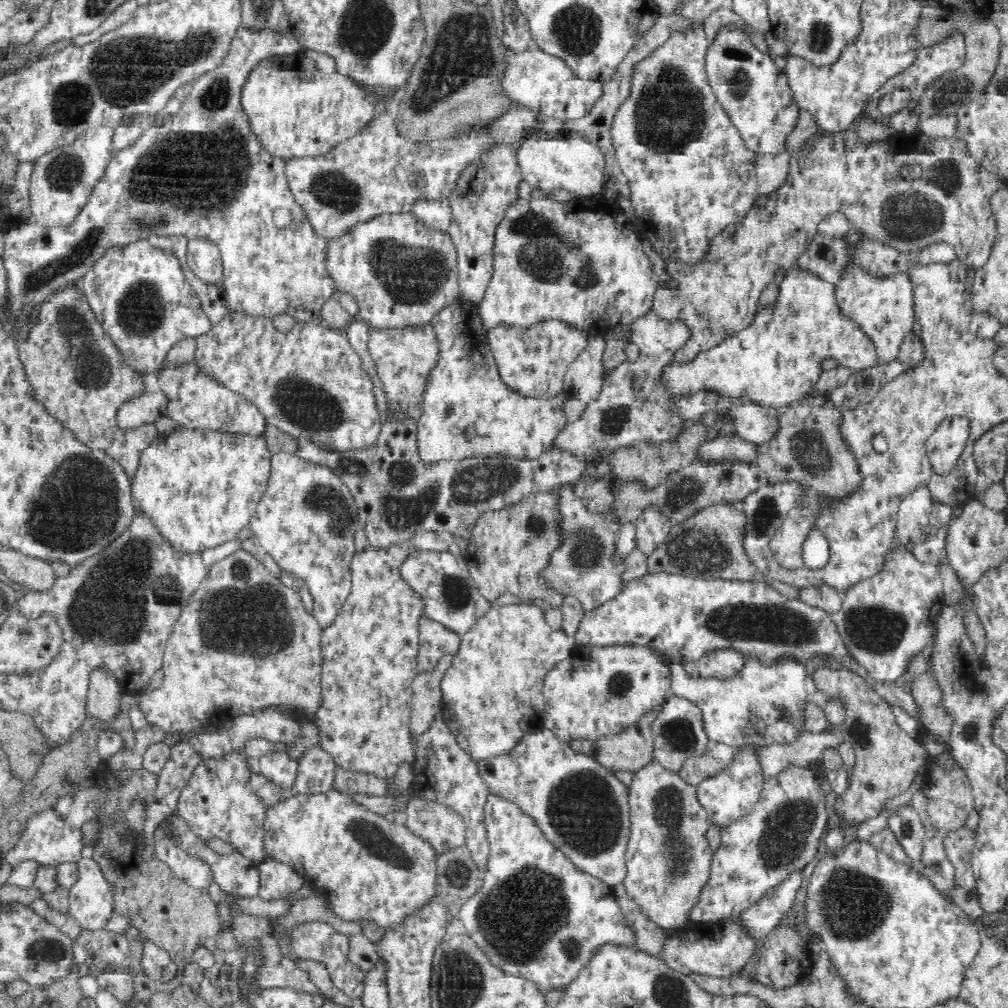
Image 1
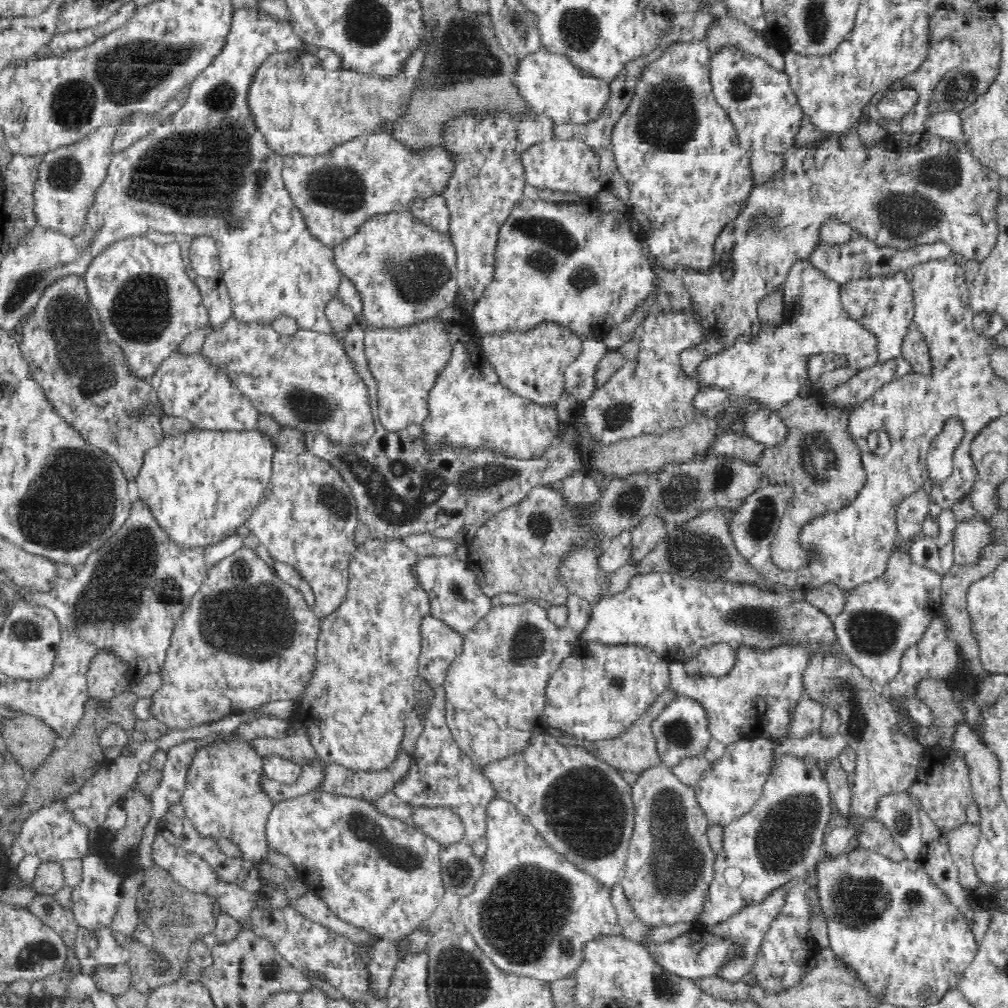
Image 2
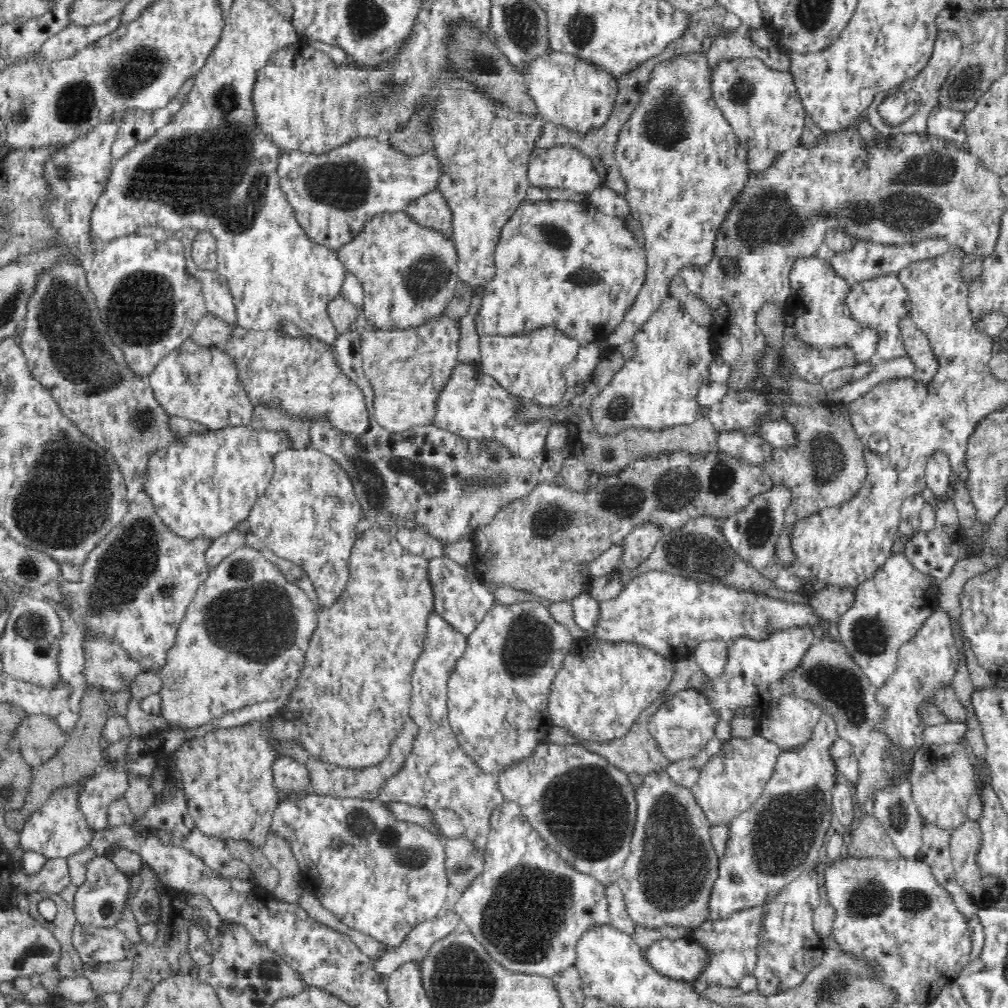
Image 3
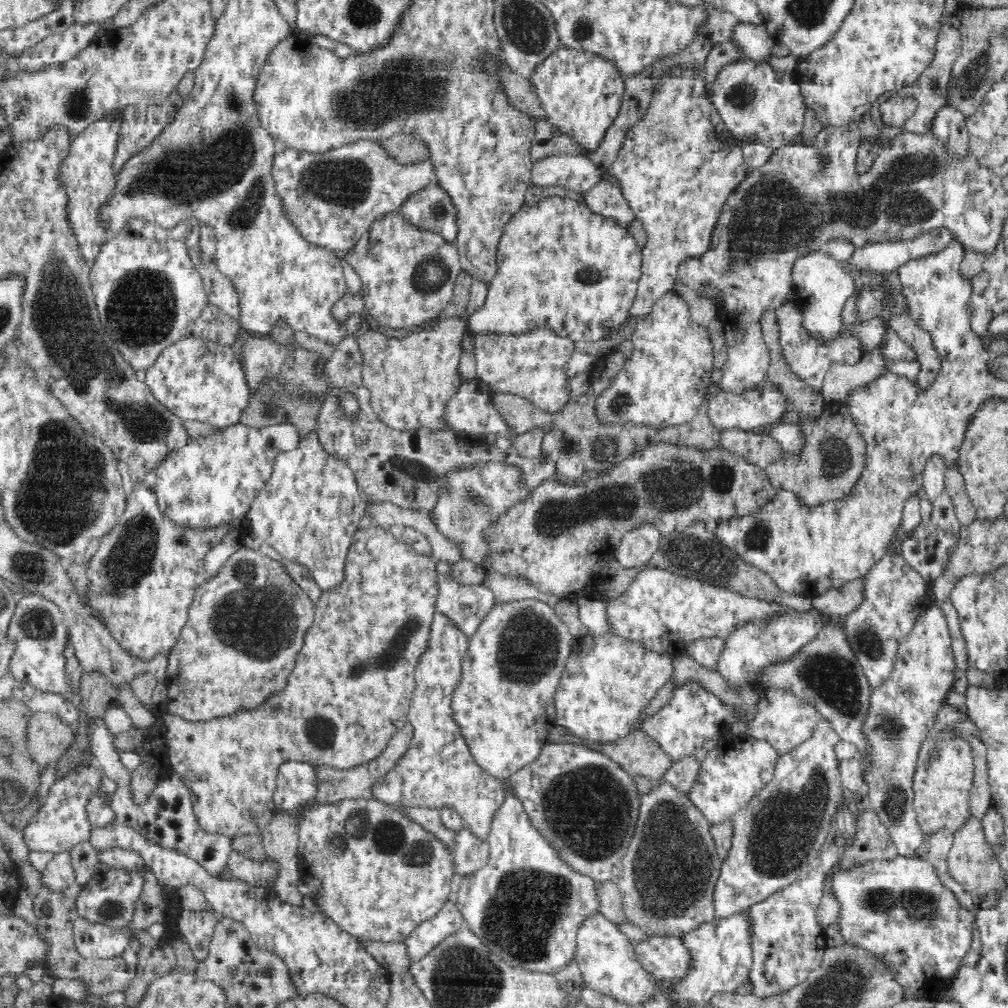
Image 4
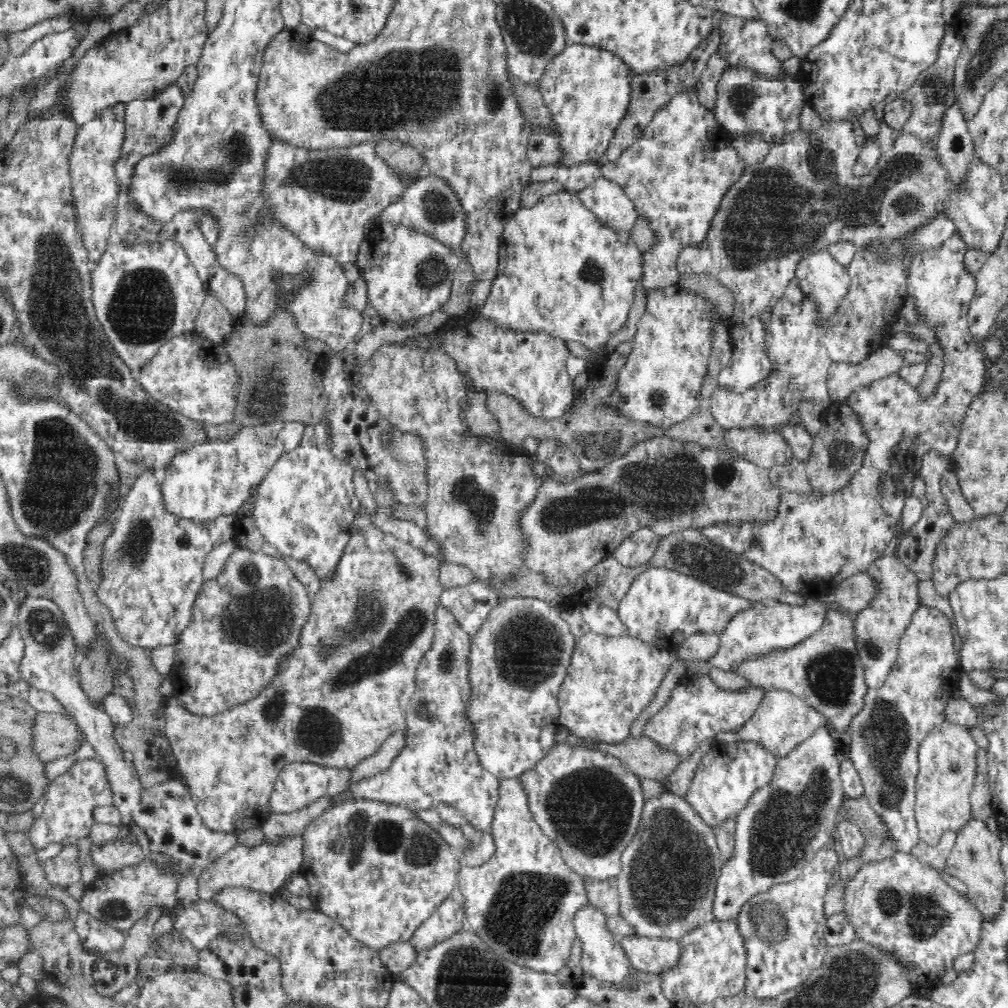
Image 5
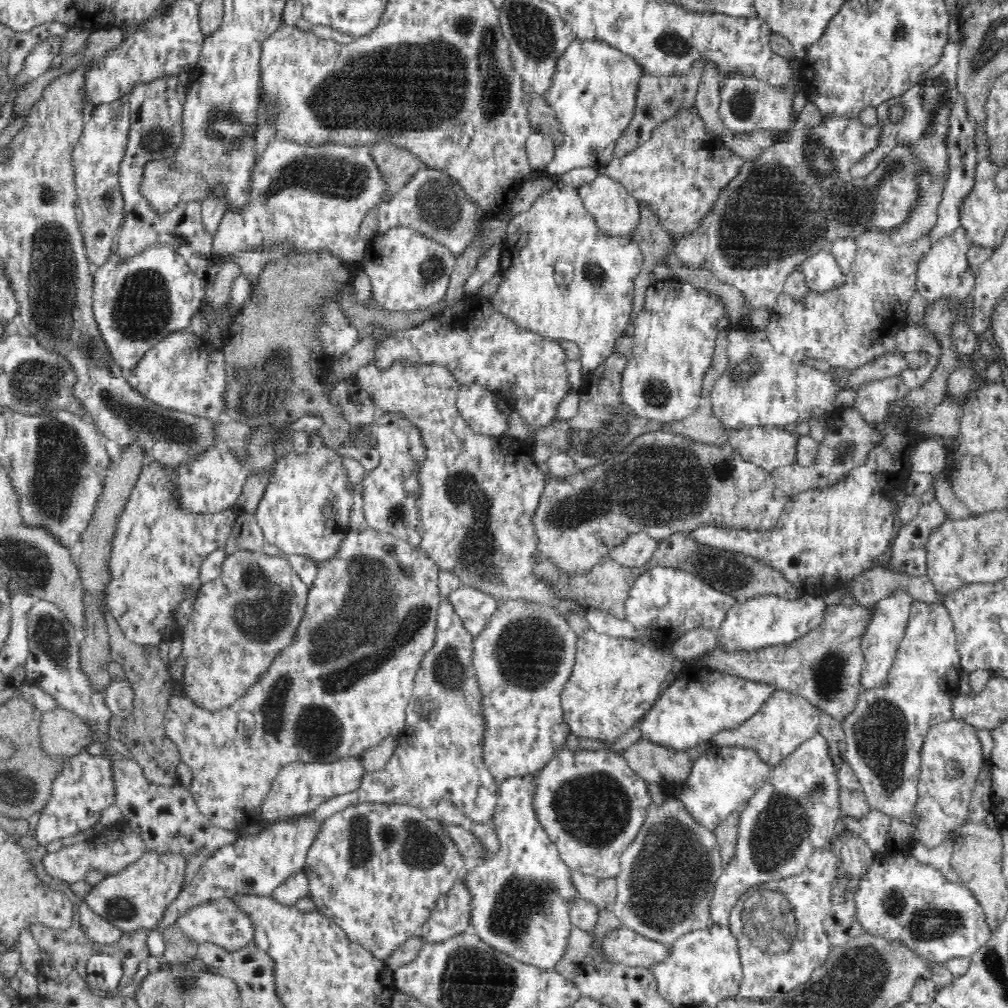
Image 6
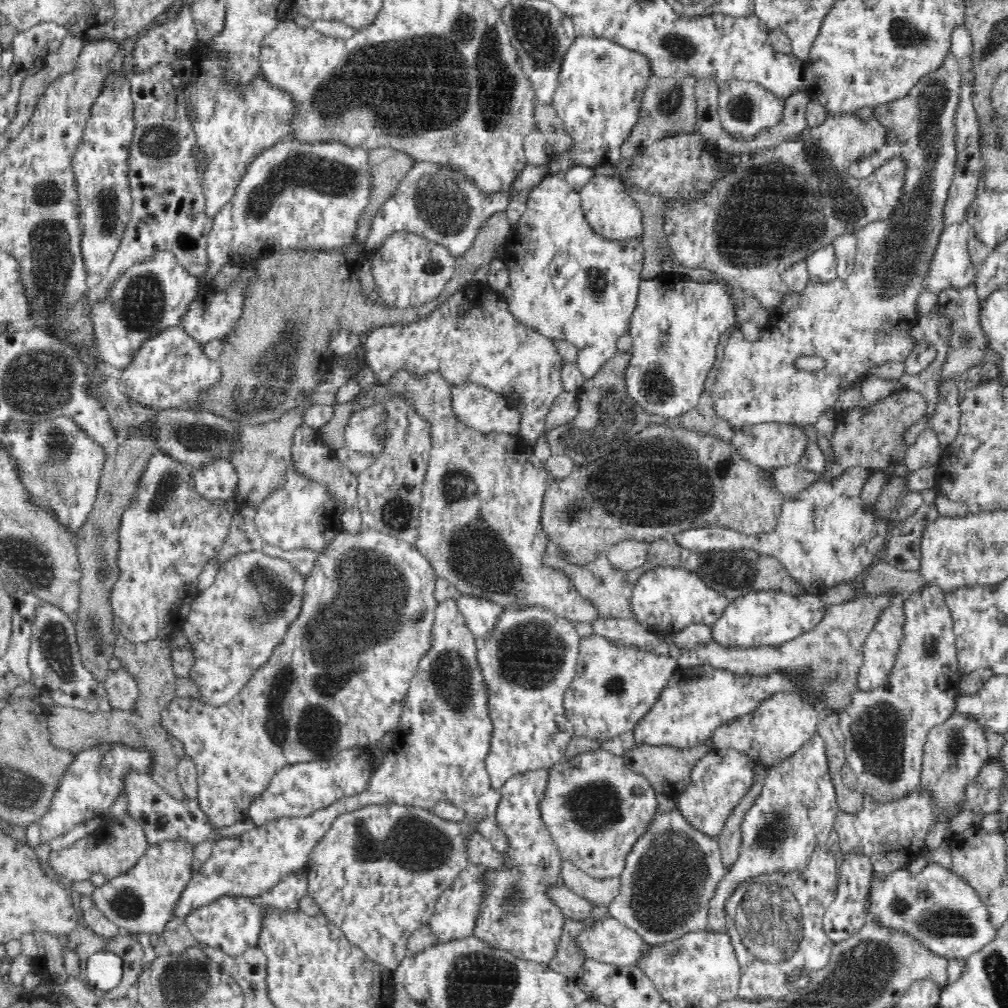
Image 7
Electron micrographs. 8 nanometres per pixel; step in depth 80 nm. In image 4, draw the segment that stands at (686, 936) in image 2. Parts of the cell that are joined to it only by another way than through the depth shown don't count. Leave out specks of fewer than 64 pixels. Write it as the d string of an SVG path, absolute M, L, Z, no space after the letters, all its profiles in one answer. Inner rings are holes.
M669 932L634 943L640 965L657 979L678 982L690 974L694 957L682 938Z

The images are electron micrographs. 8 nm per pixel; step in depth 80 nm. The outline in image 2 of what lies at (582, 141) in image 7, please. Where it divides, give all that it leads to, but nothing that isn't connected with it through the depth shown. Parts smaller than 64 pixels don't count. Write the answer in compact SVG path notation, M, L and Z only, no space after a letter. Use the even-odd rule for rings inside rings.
M540 48L536 52L520 57L516 62L512 84L517 95L524 100L524 104L528 104L531 112L550 117L556 126L586 124L596 118L608 100L609 83L582 75L566 56Z

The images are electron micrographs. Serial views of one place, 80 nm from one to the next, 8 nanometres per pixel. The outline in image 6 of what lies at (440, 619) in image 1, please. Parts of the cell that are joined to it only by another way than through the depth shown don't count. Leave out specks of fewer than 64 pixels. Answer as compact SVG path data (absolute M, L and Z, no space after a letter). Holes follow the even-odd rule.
M460 586L446 599L473 637L484 628L500 604L494 595L470 586Z

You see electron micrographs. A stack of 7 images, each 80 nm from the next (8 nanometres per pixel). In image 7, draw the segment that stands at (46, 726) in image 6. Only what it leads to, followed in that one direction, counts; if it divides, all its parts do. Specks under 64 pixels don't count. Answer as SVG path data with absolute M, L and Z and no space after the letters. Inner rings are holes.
M115 631L114 658L118 658L128 675L138 685L137 699L134 708L130 711L113 710L109 712L96 712L88 714L75 708L62 707L51 704L48 714L48 742L52 748L68 750L72 754L100 744L121 743L132 750L141 750L149 754L149 775L152 780L160 785L174 798L184 797L182 787L178 782L176 767L180 759L185 756L181 743L170 736L162 726L161 713L174 698L193 697L198 698L198 687L190 681L190 678L176 678L174 675L169 640L152 640L148 643L135 643L124 638Z

